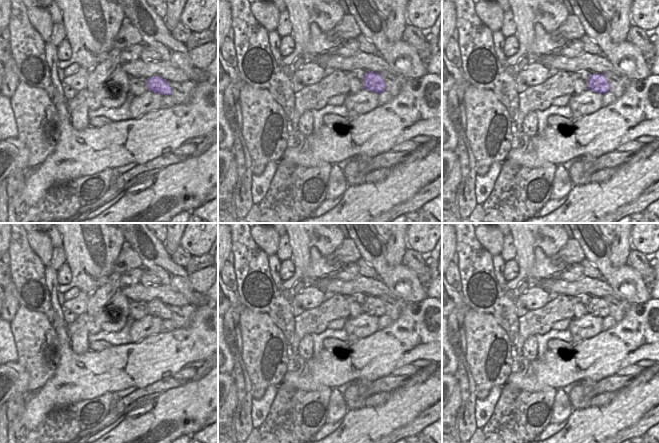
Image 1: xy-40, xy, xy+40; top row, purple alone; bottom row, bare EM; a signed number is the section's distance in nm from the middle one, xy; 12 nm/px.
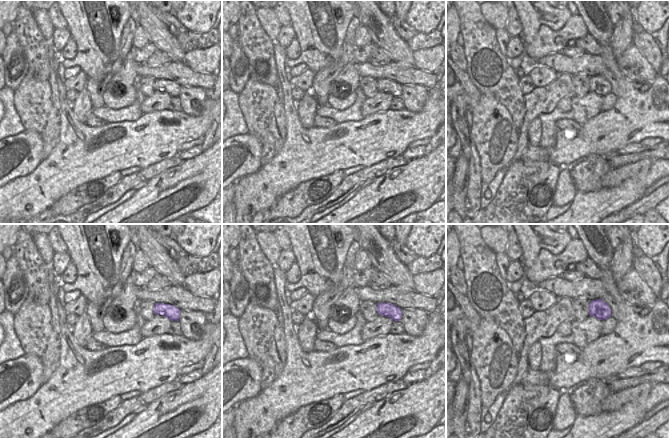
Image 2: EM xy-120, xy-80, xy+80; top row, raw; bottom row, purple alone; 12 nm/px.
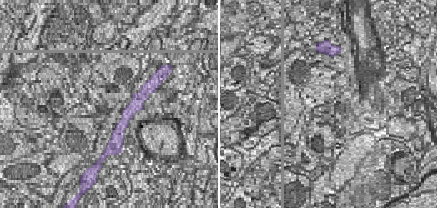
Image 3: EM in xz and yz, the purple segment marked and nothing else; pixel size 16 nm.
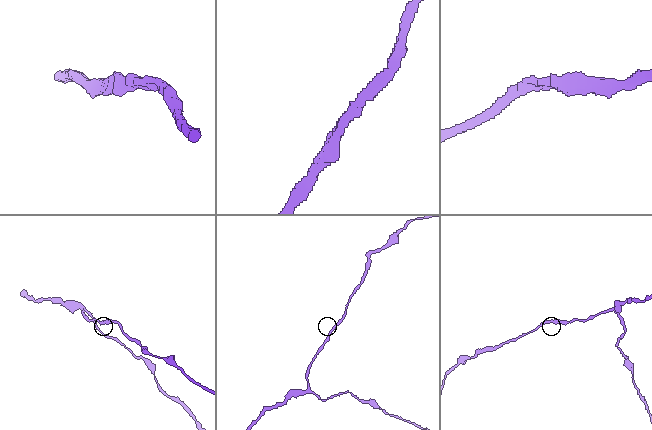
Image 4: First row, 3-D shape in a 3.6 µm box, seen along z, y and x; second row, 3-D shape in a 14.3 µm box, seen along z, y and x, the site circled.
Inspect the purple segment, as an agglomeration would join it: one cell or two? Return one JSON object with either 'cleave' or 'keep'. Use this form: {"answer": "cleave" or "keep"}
{"answer": "keep"}

